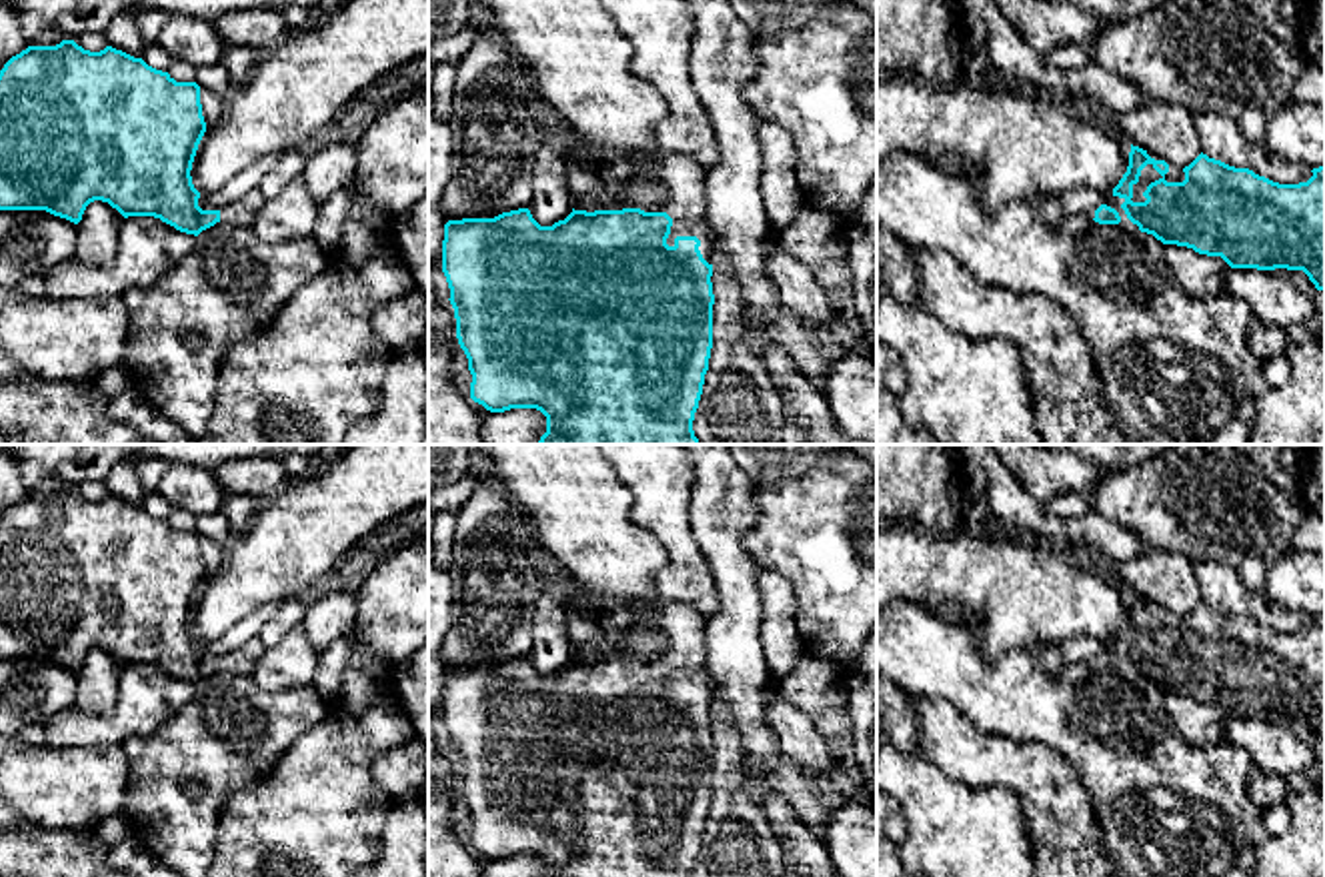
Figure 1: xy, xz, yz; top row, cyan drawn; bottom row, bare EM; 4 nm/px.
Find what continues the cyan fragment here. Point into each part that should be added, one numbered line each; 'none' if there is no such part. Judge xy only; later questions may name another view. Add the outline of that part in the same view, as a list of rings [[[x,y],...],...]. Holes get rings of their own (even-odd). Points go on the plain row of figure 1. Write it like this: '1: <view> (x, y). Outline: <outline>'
1: xy (241, 661). Outline: [[[260,639],[248,641],[238,651],[220,659],[220,669],[234,675],[252,675],[256,661],[264,653],[264,645]]]

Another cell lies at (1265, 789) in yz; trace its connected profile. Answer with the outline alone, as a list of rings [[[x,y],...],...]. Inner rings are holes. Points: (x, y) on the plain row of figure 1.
[[[1251,769],[1247,775],[1247,793],[1253,799],[1255,807],[1265,811],[1277,803],[1283,803],[1287,797],[1289,785],[1279,775],[1267,775],[1261,769]]]

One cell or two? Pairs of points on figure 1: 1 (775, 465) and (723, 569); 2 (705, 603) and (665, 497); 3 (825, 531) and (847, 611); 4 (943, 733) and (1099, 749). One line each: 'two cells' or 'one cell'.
1: two cells
2: one cell
3: one cell
4: two cells

